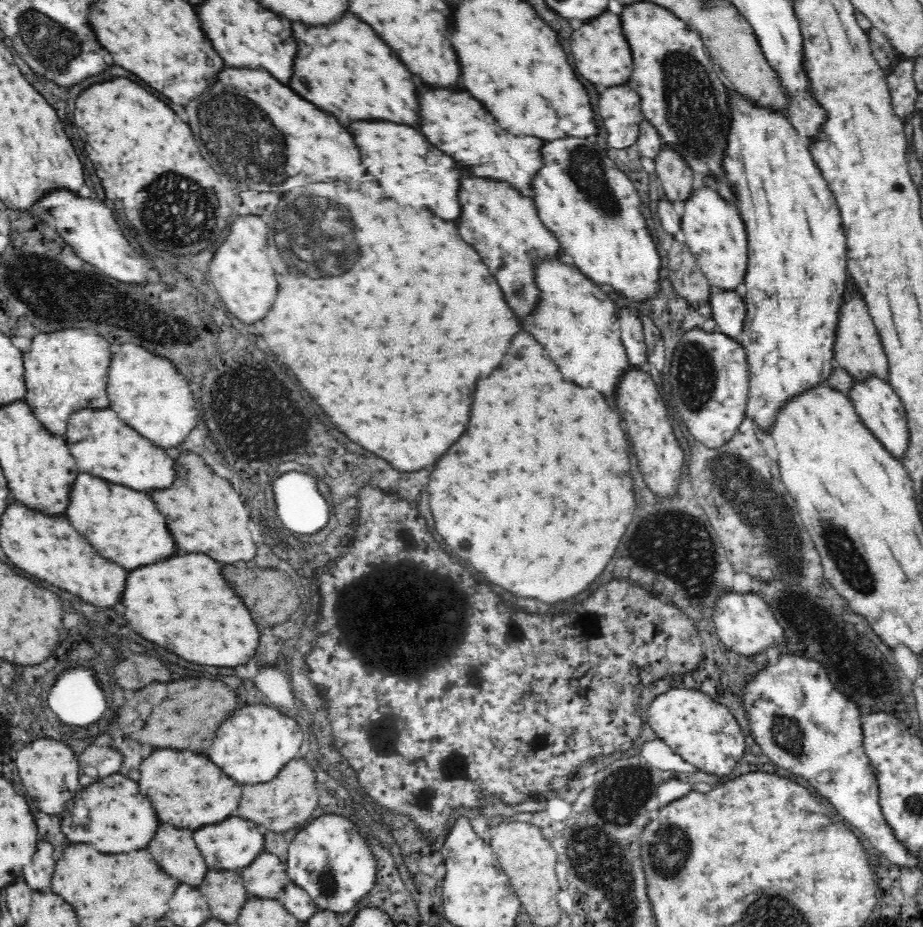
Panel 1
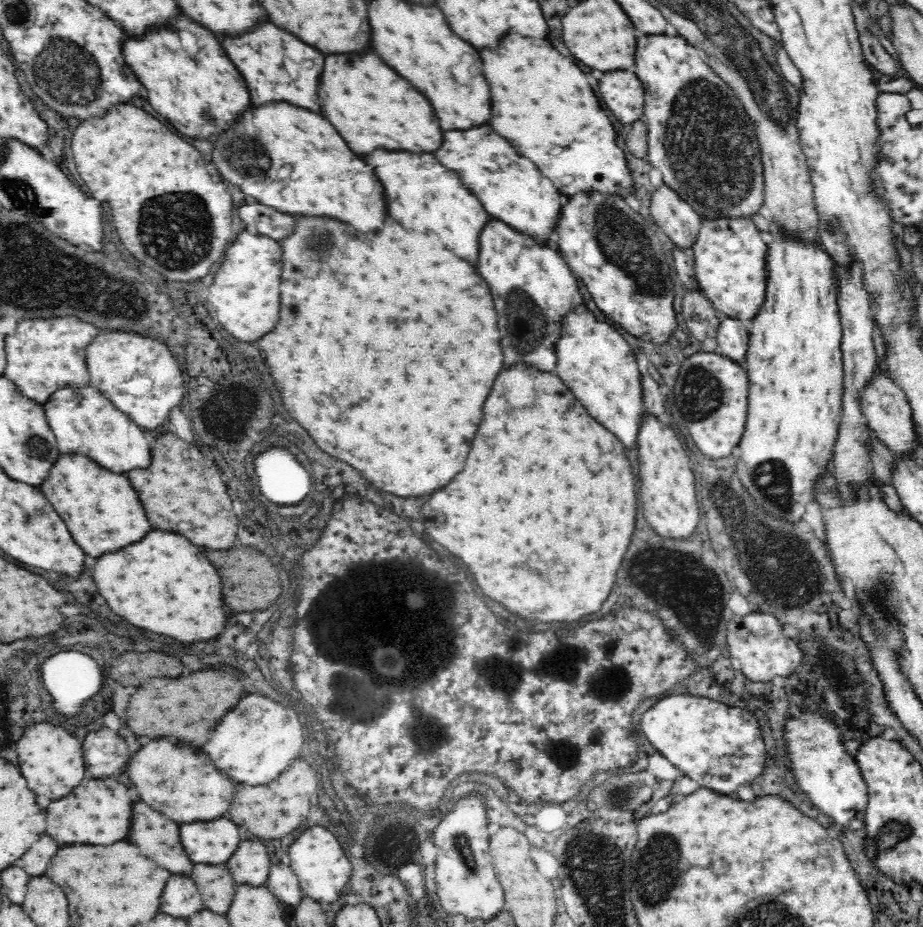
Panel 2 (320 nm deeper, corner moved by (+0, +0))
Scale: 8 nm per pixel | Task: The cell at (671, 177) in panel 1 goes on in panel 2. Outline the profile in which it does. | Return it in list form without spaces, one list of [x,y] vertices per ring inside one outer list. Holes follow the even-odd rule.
[[[666,183],[652,193],[650,212],[656,224],[678,247],[690,247],[697,238],[701,216]]]

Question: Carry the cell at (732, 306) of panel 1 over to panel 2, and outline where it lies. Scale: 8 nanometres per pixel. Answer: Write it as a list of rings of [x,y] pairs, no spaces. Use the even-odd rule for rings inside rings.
[[[725,316],[717,328],[718,354],[728,356],[735,362],[745,364],[749,339],[749,323],[740,319]]]

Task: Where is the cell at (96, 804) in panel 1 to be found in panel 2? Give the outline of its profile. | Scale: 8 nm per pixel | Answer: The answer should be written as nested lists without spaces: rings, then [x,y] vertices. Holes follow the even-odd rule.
[[[84,780],[80,786],[76,786],[66,798],[52,802],[46,810],[46,824],[48,824],[48,834],[56,842],[64,844],[114,844],[126,838],[130,832],[130,818],[132,818],[132,808],[130,808],[130,796],[128,788],[114,780]]]

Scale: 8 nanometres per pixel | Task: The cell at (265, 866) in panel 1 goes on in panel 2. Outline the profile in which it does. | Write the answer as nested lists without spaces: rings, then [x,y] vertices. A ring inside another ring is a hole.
[[[242,842],[234,858],[230,858],[228,866],[234,876],[234,882],[250,884],[250,886],[264,886],[270,876],[272,860],[264,844]]]

